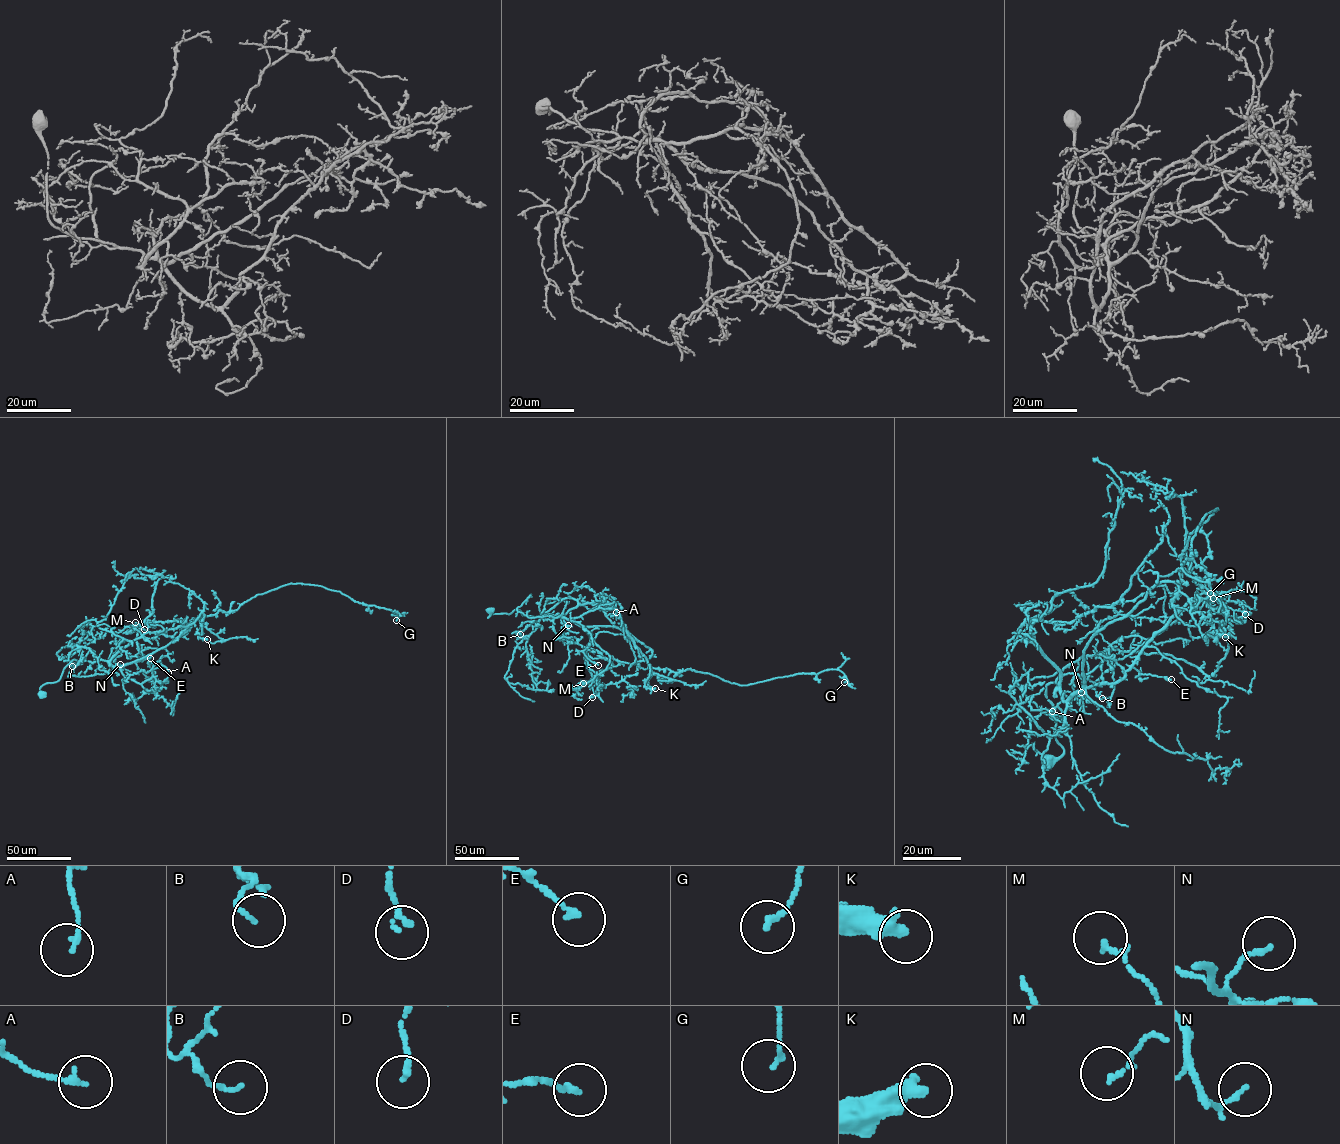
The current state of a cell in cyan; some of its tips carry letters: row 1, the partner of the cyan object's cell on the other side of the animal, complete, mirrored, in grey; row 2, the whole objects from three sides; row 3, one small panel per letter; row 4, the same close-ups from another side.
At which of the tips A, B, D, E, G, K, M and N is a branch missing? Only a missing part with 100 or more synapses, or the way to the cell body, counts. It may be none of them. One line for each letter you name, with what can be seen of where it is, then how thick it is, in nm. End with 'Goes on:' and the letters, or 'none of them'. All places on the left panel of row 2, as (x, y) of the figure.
Goes on: none of them

